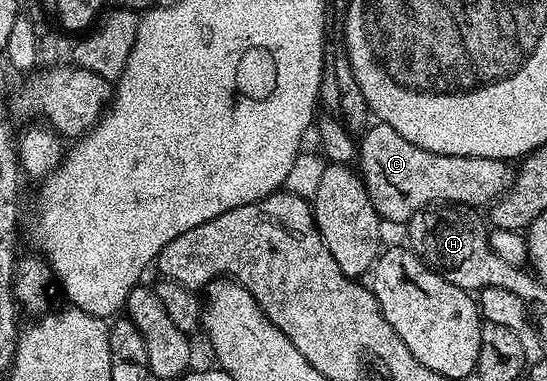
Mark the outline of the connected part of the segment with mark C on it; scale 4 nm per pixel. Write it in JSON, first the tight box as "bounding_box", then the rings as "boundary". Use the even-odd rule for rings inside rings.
{"bounding_box":[358,122,514,226],"boundary":[[[379,122],[359,137],[358,172],[381,221],[393,220],[400,226],[407,225],[416,212],[441,202],[477,210],[483,209],[483,204],[491,206],[507,192],[514,179],[509,161],[434,154],[422,150],[422,146],[414,146],[414,142],[406,142],[394,126]]]}

